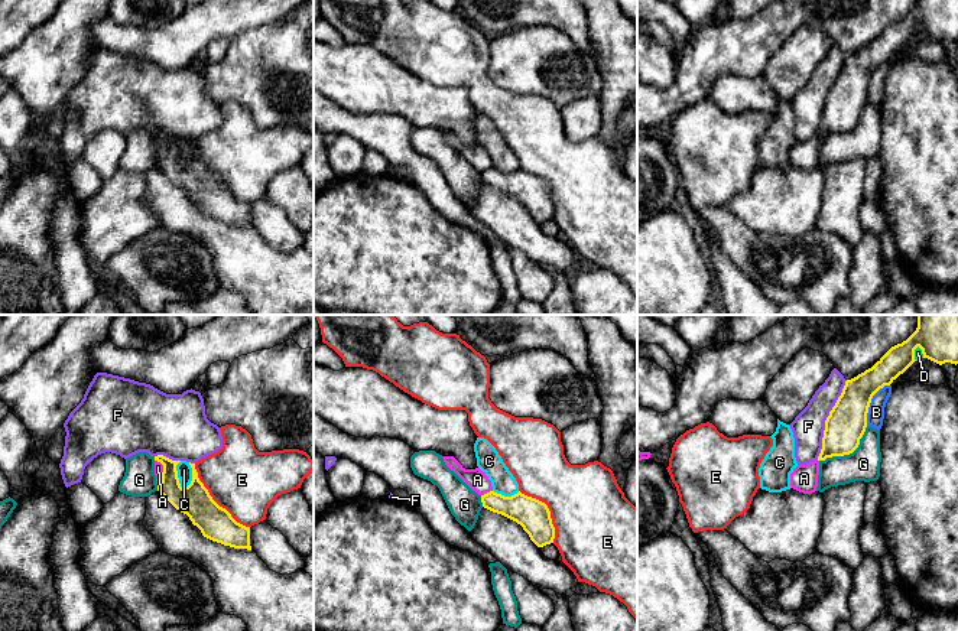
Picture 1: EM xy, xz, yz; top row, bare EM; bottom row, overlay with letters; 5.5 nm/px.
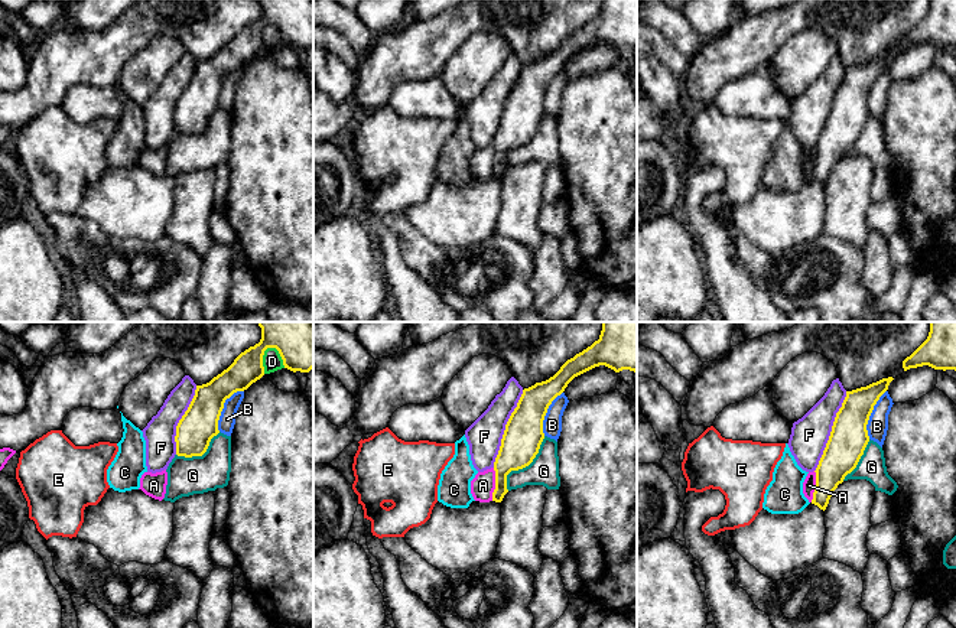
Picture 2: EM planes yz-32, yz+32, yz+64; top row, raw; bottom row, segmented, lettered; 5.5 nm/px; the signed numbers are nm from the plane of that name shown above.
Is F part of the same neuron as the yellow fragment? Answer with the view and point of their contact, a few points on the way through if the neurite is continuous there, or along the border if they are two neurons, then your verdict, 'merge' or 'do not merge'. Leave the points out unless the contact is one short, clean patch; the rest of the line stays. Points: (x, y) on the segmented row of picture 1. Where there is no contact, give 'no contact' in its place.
contact yz (827, 419); do not merge

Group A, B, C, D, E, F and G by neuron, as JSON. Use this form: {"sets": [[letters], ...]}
{"sets": [["A"], ["B"], ["C"], ["D"], ["E"], ["F"], ["G"]]}

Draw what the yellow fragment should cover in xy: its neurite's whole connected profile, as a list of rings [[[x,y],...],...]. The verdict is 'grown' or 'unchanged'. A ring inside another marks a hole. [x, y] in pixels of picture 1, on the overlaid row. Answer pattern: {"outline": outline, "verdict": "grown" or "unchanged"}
{"outline": [[[163,455],[155,456],[155,461],[163,465],[162,482],[157,485],[157,491],[176,510],[186,514],[204,537],[234,549],[251,550],[250,527],[237,523],[225,508],[212,500],[198,478],[195,464],[189,462],[192,481],[182,488],[176,471],[181,461],[172,461]]], "verdict": "unchanged"}

